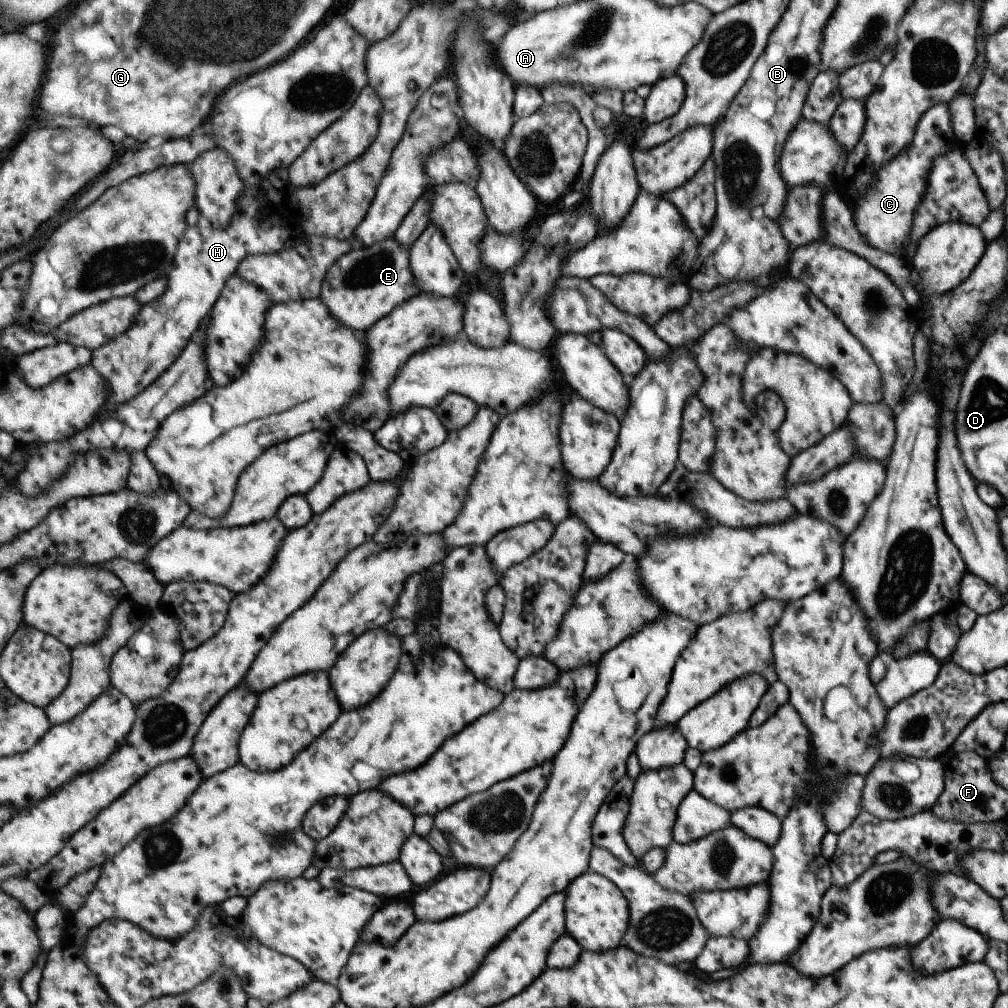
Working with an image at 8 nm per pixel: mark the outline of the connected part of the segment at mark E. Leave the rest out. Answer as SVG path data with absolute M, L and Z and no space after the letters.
M388 239L383 243L375 244L371 248L355 250L341 256L329 268L329 272L327 272L325 280L323 280L320 299L325 302L327 310L339 324L363 332L385 318L385 316L390 316L391 312L394 312L399 306L406 304L418 295L421 295L421 286L417 284L413 268L411 268L411 252L403 244L399 244L397 240Z

